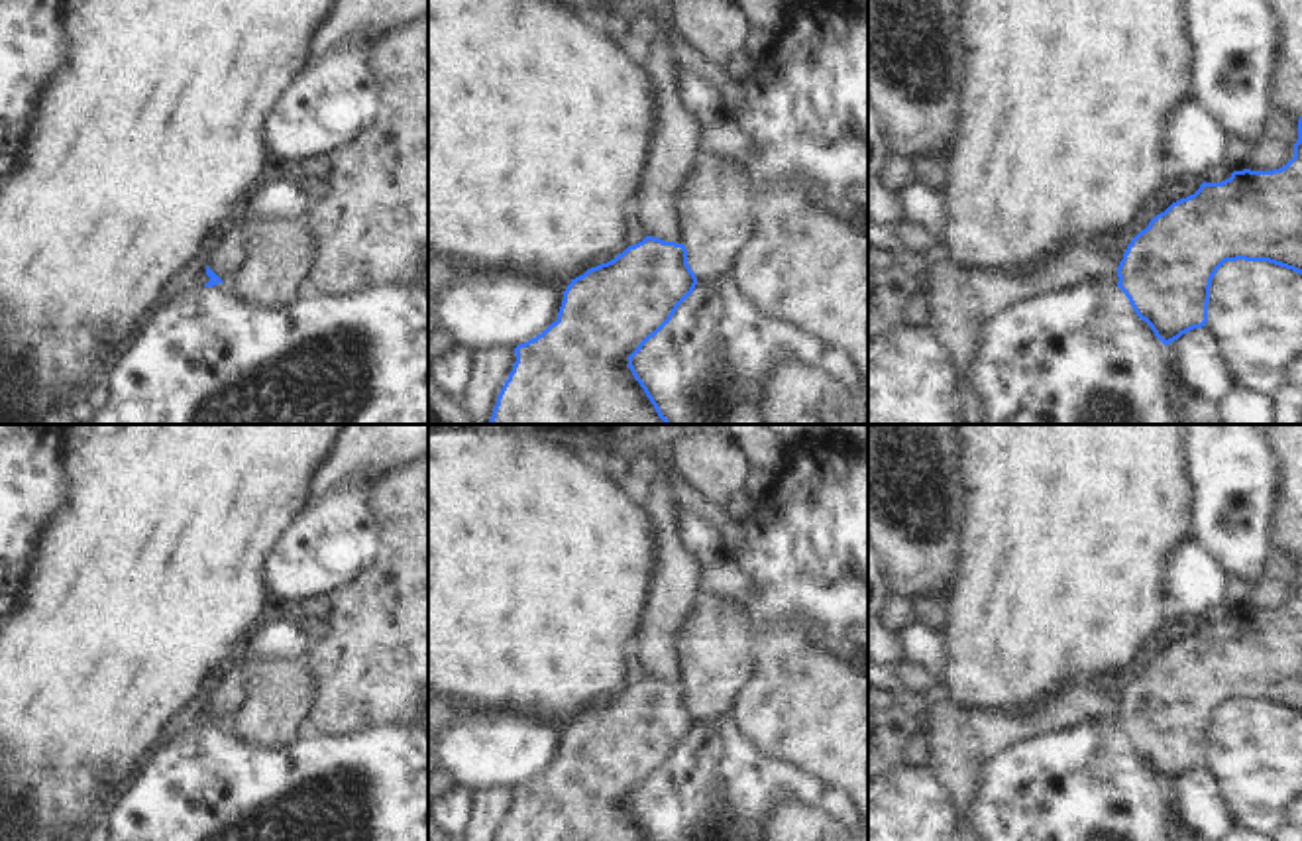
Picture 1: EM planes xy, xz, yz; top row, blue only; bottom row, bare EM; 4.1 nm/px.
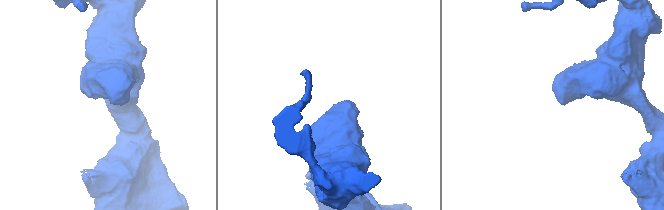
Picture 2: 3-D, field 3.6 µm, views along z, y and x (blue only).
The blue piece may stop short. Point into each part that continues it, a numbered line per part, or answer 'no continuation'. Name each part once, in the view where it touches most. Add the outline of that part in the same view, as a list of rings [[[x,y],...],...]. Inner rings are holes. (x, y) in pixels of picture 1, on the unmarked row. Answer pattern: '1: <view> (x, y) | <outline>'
no continuation

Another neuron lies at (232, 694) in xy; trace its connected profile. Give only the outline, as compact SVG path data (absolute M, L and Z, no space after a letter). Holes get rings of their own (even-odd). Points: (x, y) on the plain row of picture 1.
M236 668L224 676L214 694L210 694L208 707L224 721L232 723L234 717L245 707L249 700L247 674Z

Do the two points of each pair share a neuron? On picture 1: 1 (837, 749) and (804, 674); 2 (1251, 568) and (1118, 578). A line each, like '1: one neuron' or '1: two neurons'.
1: one neuron
2: two neurons

